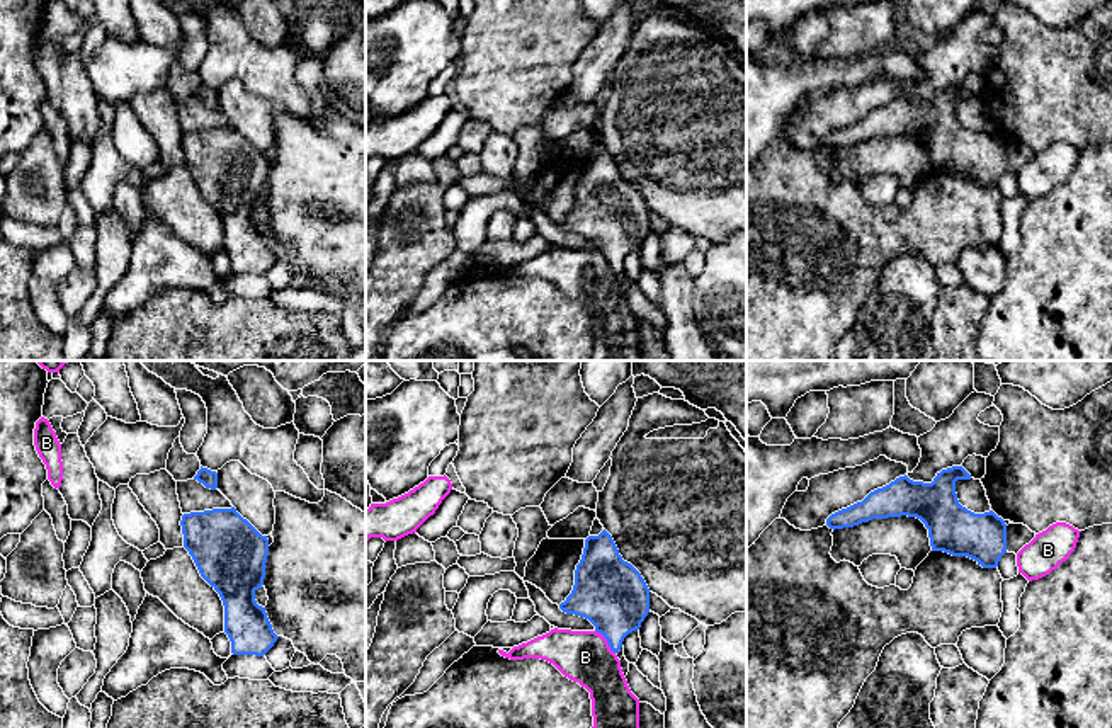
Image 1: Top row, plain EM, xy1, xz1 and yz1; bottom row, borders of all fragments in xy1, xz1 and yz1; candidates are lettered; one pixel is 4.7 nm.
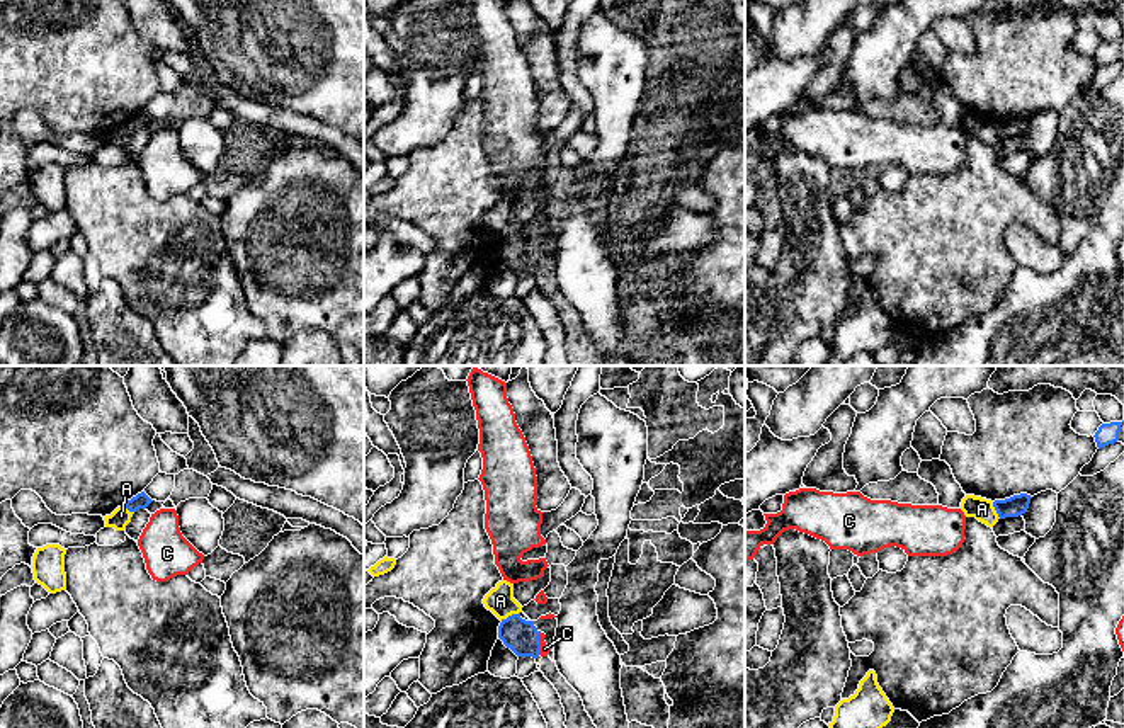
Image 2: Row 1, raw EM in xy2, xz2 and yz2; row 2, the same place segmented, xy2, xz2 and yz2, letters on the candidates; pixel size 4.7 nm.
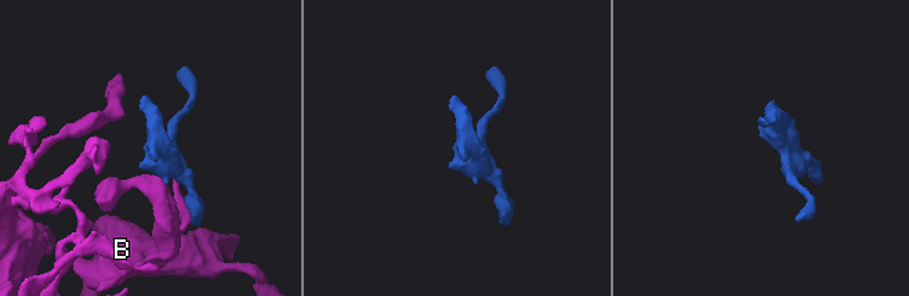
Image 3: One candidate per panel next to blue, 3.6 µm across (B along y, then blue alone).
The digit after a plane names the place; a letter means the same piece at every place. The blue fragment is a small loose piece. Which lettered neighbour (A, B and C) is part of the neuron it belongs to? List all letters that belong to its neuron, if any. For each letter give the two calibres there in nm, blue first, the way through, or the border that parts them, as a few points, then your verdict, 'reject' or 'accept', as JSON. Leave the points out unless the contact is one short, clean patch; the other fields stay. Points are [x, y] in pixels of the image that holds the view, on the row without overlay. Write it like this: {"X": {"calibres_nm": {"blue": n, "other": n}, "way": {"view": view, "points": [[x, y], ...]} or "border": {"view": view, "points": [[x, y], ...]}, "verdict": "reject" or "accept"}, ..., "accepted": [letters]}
{"A": {"calibres_nm": {"blue": 160, "other": 130}, "border": {"view": "xz2", "points": [[519, 230], [500, 238]]}, "verdict": "reject"}, "B": {"calibres_nm": {"blue": 320, "other": 260}, "verdict": "reject"}, "C": {"calibres_nm": {"blue": 160, "other": 50}, "border": {"view": "xz2", "points": [[538, 250], [539, 272]]}, "verdict": "reject"}, "accepted": []}

